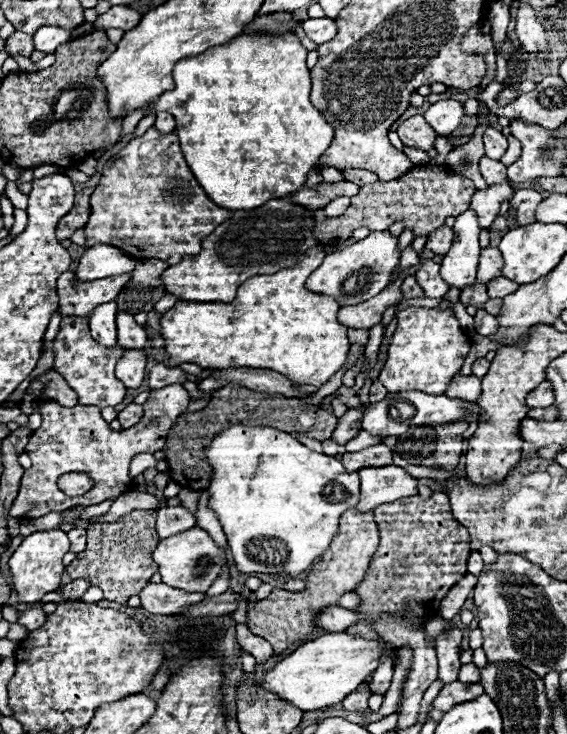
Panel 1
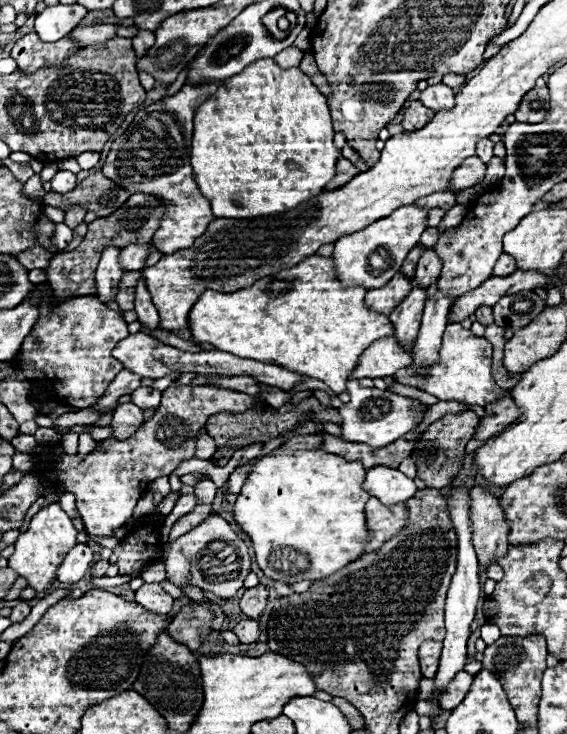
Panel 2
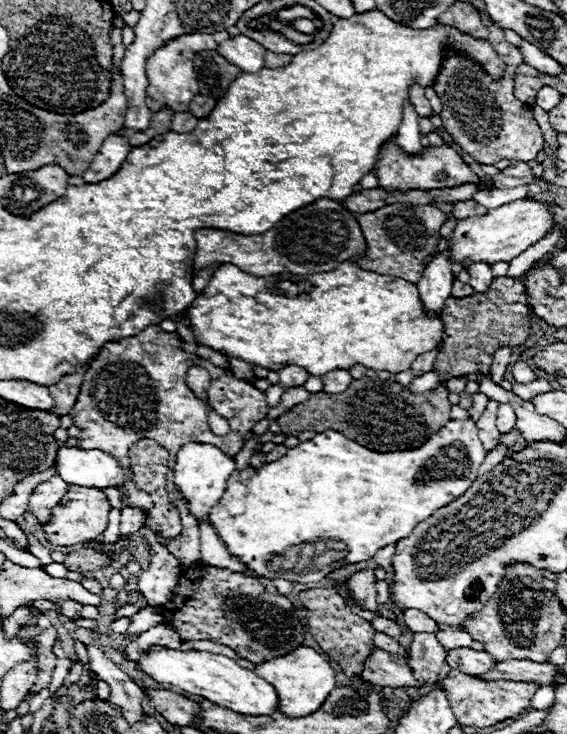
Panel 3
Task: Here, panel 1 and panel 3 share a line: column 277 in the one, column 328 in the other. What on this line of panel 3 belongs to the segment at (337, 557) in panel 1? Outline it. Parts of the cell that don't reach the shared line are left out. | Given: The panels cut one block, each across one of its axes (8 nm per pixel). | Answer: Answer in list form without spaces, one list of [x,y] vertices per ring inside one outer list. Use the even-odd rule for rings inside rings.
[[[310,588],[310,590],[300,590],[298,598],[302,606],[308,610],[308,630],[312,638],[318,642],[322,650],[332,656],[348,676],[358,678],[360,662],[364,656],[374,648],[370,636],[376,632],[368,620],[358,618],[350,612],[350,608],[344,604],[342,596],[338,596],[332,588]]]

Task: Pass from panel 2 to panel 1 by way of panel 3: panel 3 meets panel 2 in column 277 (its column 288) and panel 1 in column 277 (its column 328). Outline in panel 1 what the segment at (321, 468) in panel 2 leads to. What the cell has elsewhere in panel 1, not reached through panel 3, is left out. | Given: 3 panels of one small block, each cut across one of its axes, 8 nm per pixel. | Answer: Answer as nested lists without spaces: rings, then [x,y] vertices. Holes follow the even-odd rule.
[[[234,426],[218,432],[206,446],[206,460],[212,466],[212,480],[206,488],[210,500],[208,508],[216,512],[222,530],[228,538],[236,568],[244,574],[300,574],[326,552],[334,534],[338,532],[338,518],[344,510],[354,508],[360,496],[358,472],[346,472],[342,462],[308,450],[286,432],[268,426]]]

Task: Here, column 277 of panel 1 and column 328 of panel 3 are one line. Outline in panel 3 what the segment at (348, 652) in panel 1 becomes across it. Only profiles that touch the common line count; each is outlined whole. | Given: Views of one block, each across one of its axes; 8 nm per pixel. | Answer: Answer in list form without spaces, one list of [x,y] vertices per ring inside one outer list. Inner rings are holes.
[[[300,646],[300,648],[296,648],[296,652],[256,664],[254,672],[258,676],[262,676],[264,680],[272,682],[272,686],[276,688],[276,694],[278,694],[278,708],[282,708],[280,712],[288,718],[300,718],[300,716],[308,716],[308,714],[316,712],[322,706],[322,702],[326,700],[326,696],[330,694],[330,690],[336,686],[334,670],[330,668],[330,664],[326,660],[322,660],[322,656],[316,650],[312,650],[308,646]]]

